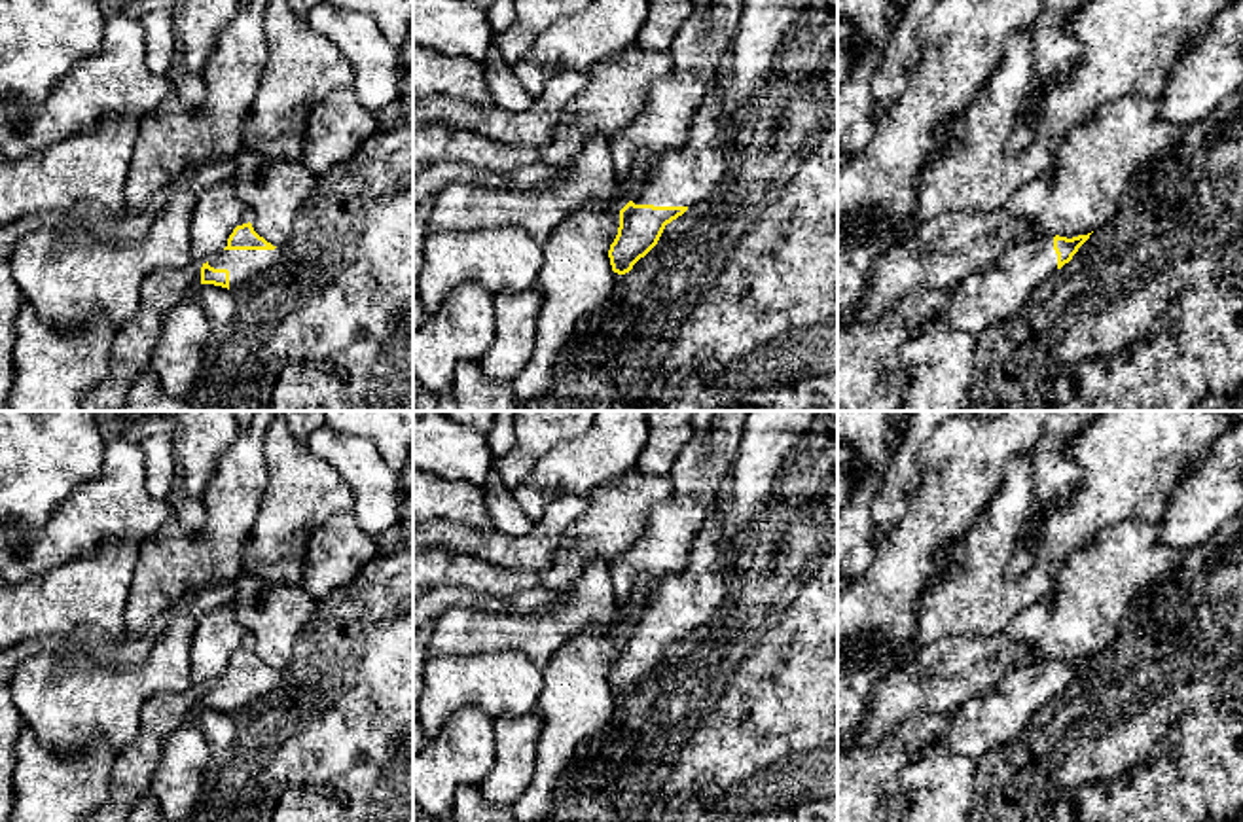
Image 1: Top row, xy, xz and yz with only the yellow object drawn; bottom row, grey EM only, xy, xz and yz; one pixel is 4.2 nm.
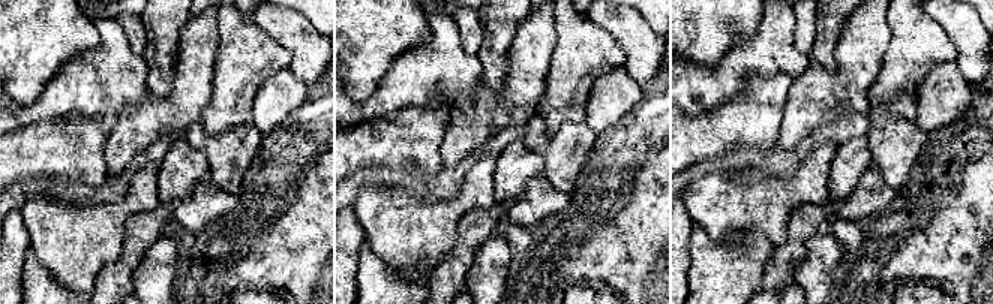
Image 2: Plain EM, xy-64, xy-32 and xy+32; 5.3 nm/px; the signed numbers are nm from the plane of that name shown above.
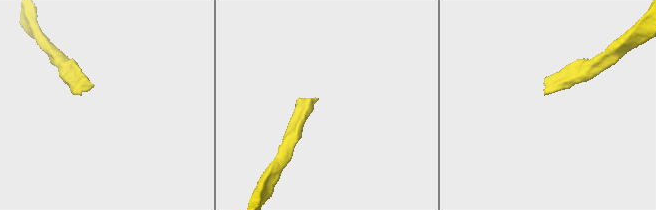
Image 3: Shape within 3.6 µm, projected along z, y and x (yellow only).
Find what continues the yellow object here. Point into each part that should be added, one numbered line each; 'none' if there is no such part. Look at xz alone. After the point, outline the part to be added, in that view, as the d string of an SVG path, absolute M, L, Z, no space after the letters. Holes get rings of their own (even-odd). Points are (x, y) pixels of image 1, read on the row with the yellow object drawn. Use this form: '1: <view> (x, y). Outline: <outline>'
1: xz (684, 177). Outline: M728 66L697 108L684 142L644 170L631 201L654 206L694 206L720 182L735 142L737 121L726 121Z

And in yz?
1: yz (995, 294). Outline: M1054 237L1021 239L993 265L953 286L949 301L932 324L947 324L976 337L1012 318L1055 271Z

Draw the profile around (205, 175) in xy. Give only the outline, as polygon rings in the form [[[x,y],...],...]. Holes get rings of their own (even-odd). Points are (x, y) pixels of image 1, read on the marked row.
[[[235,157],[214,159],[191,167],[182,172],[171,186],[161,189],[150,203],[135,210],[123,205],[119,214],[112,210],[97,210],[81,201],[70,210],[45,210],[21,216],[19,220],[0,227],[0,263],[8,261],[13,246],[28,233],[57,231],[57,233],[87,233],[100,241],[129,242],[142,241],[163,205],[180,191],[191,191],[197,197],[203,189],[231,180],[235,174]]]

